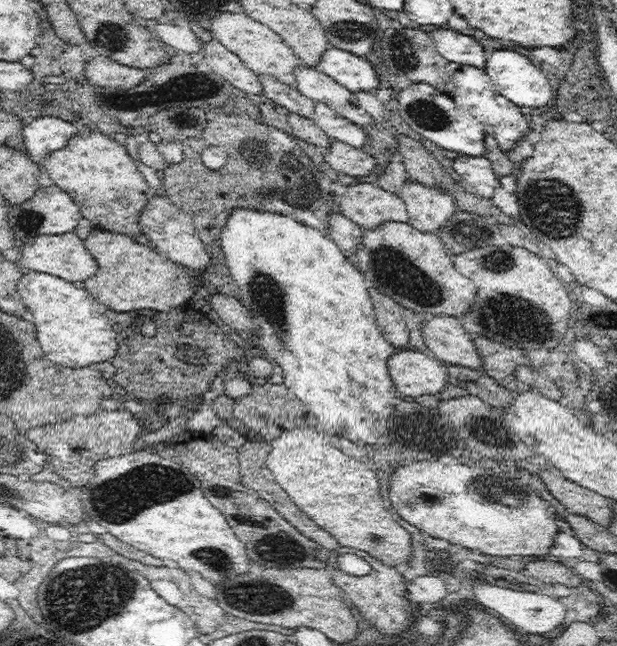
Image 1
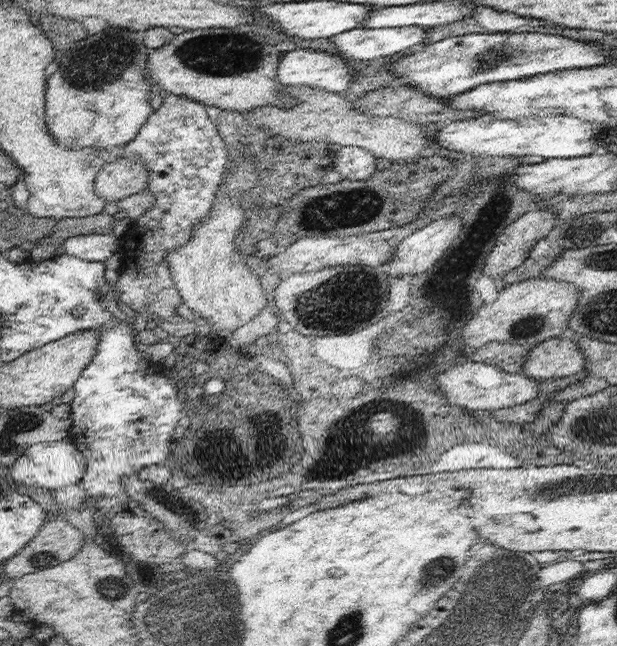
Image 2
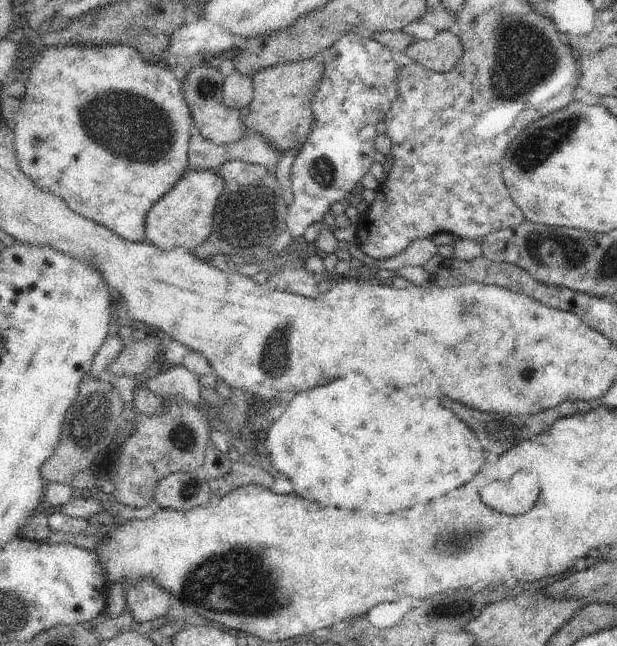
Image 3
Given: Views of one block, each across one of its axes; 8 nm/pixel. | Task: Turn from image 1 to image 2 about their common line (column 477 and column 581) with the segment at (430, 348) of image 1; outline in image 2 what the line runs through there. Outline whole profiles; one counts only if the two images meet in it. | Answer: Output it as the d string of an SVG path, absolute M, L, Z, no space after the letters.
M565 330L561 336L547 338L531 348L523 374L539 380L569 376L587 368L587 356L579 348L577 336Z

